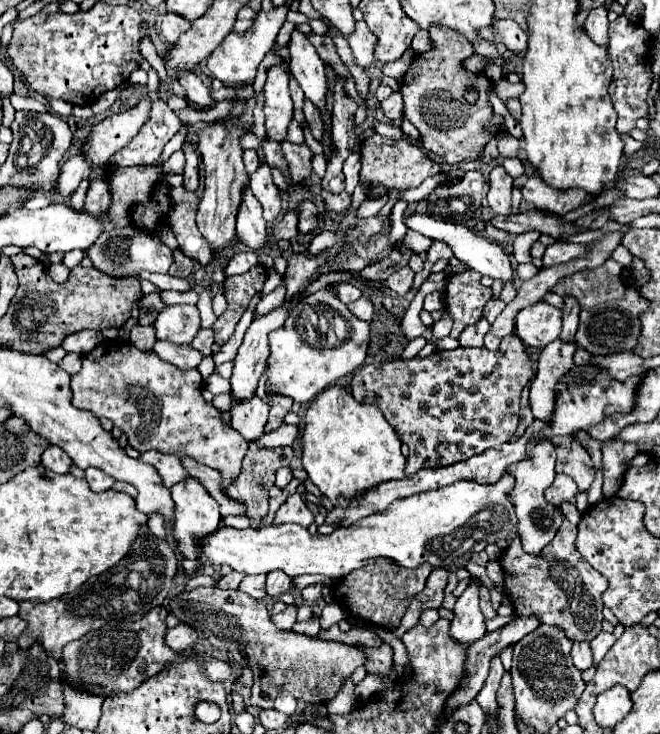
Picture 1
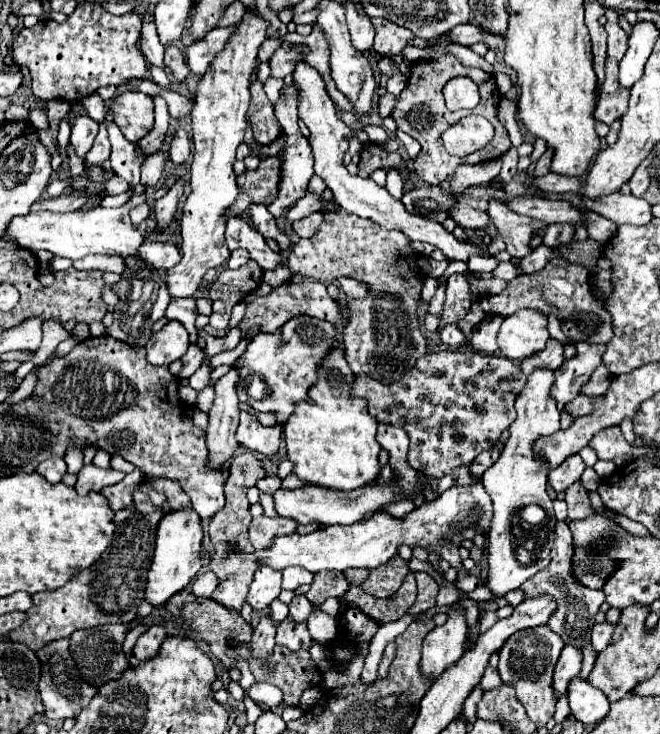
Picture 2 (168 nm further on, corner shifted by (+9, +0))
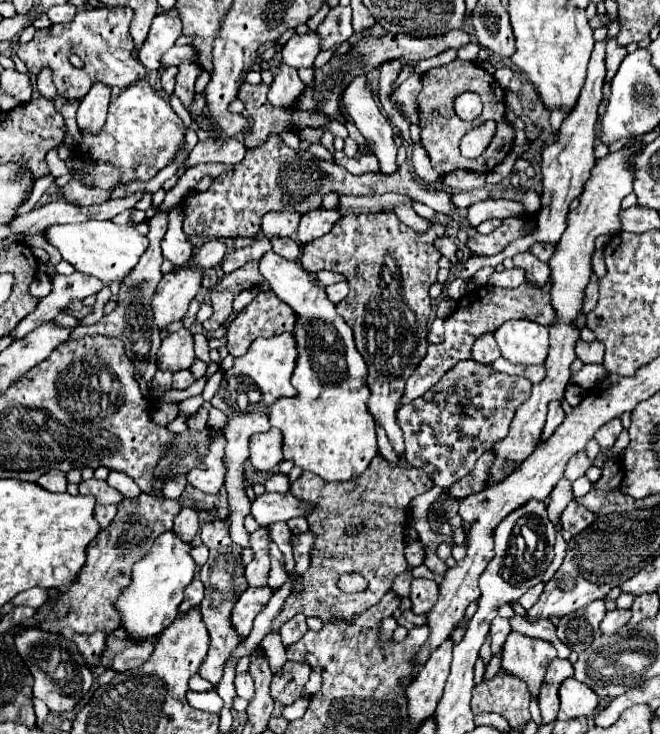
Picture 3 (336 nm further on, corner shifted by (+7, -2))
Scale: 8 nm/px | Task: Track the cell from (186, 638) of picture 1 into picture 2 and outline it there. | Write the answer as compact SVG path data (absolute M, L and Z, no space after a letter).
M150 626L150 628L138 638L136 646L132 648L134 658L138 658L138 660L150 660L150 658L154 658L166 638L168 638L168 632L166 632L164 626Z

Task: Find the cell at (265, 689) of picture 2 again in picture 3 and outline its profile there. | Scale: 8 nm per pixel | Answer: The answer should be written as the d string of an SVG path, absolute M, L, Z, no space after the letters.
M246 672L246 674L236 674L234 678L234 688L236 688L236 694L240 698L246 698L250 700L254 696L254 682L252 682L252 676Z

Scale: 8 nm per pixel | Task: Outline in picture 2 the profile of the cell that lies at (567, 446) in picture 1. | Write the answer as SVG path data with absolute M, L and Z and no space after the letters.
M568 488L566 490L566 504L568 504L568 518L570 520L582 520L594 514L588 492L584 488Z

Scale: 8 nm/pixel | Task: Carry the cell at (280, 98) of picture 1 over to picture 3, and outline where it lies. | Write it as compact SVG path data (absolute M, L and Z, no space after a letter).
M306 32L304 36L294 34L288 40L288 44L282 48L282 60L294 68L300 68L300 66L312 68L318 52L320 52L320 42L316 32Z

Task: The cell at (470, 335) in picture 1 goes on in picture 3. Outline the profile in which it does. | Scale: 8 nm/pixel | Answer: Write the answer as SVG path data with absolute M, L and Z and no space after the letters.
M436 318L430 326L430 332L428 332L428 342L430 344L440 344L444 340L444 320Z

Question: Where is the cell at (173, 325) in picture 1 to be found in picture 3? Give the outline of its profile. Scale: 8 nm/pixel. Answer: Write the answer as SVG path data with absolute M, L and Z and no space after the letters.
M182 328L174 334L168 334L162 340L162 346L158 350L158 370L178 372L186 370L194 364L194 338L192 334Z

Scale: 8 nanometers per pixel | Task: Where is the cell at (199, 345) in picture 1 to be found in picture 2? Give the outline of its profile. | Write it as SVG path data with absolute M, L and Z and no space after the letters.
M196 342L190 344L190 346L188 346L188 352L182 356L184 368L182 368L182 372L178 374L178 378L190 378L190 376L200 368L202 360L204 360L204 350L202 350Z

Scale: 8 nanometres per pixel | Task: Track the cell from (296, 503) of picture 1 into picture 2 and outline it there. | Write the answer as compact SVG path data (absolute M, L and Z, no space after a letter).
M258 516L250 524L250 542L254 548L268 548L278 534L292 534L296 530L296 522L288 520L284 516L268 518L268 516Z

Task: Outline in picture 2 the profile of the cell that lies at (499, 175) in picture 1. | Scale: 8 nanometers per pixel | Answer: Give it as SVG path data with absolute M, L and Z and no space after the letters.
M500 198L488 200L488 216L494 222L498 234L504 238L506 250L512 258L522 258L532 252L530 240L534 232L546 228L544 222L528 220L526 216L516 216L516 212L512 212L508 204Z

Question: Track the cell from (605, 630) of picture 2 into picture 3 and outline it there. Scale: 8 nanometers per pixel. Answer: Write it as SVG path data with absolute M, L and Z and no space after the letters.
M616 608L616 610L612 610L612 612L608 612L608 614L604 616L604 620L602 620L602 624L600 624L600 630L602 630L604 636L612 636L612 634L616 634L618 628L624 626L628 620L630 620L630 610L620 610L620 608Z

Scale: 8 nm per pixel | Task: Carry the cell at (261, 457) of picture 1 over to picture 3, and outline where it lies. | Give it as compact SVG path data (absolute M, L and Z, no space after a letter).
M218 520L218 522L206 524L200 530L200 540L210 550L208 562L200 568L200 580L202 580L204 588L206 588L204 600L200 602L200 612L202 612L204 624L206 624L208 632L210 632L210 650L208 650L206 660L200 666L198 674L204 680L208 680L212 686L218 686L218 682L222 678L222 668L224 668L230 652L240 642L236 630L230 624L230 612L232 612L234 602L240 598L242 590L248 588L248 582L244 578L244 566L242 566L242 560L240 560L240 548L228 536L228 520Z

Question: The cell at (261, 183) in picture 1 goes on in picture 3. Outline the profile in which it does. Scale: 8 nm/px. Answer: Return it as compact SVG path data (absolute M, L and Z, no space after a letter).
M272 238L272 250L280 254L286 260L298 260L300 256L300 246L292 238Z

